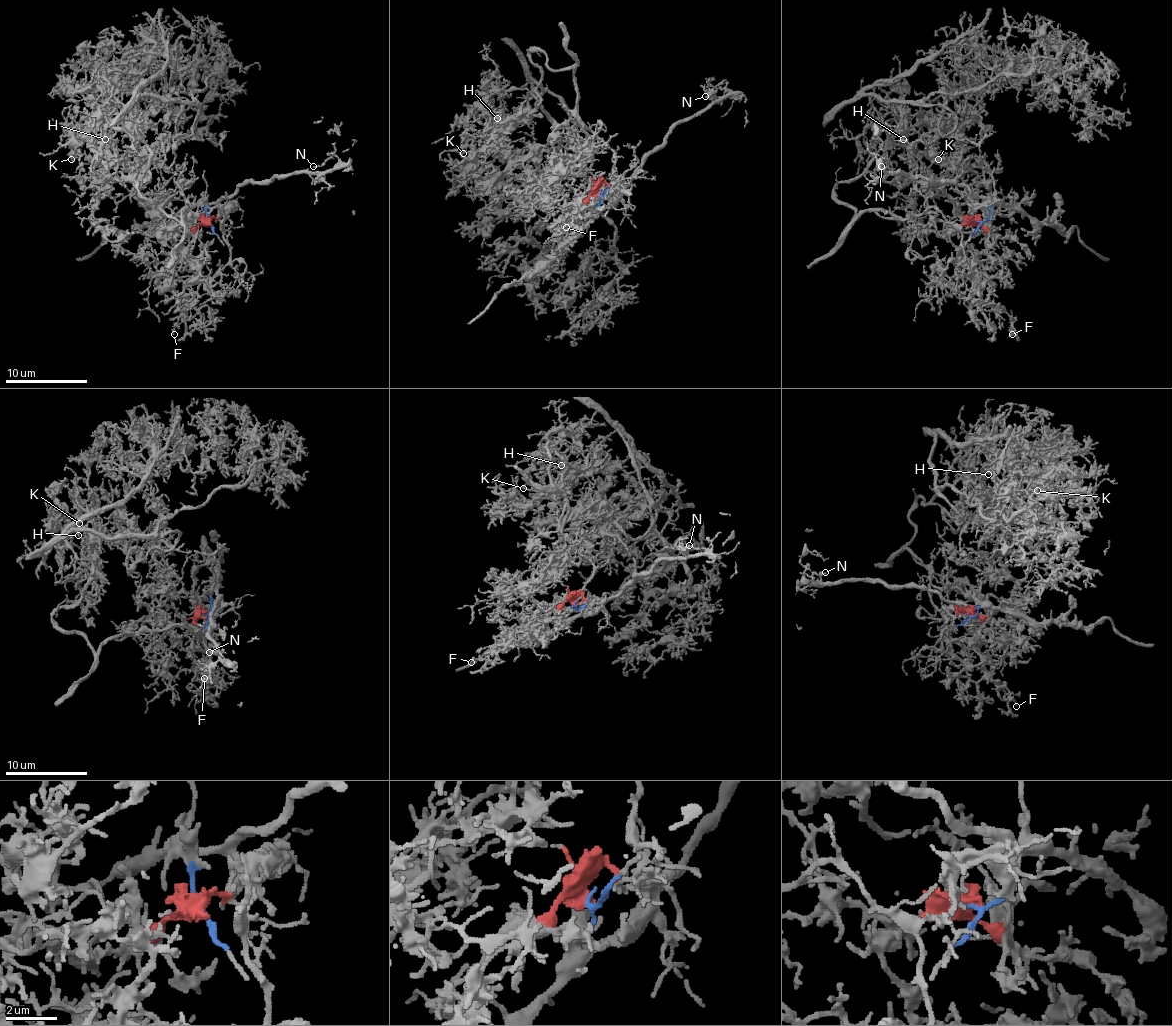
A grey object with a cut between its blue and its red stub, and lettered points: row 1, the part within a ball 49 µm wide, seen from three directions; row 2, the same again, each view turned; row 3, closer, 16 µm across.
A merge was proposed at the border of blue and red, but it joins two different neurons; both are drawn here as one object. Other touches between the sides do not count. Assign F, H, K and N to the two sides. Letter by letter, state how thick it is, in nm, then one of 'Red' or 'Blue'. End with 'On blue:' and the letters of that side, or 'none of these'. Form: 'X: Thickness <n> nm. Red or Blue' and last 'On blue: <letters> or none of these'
F: Thickness 100 nm. Red
H: Thickness 130 nm. Red
K: Thickness 120 nm. Red
N: Thickness 120 nm. Blue
On blue: N

